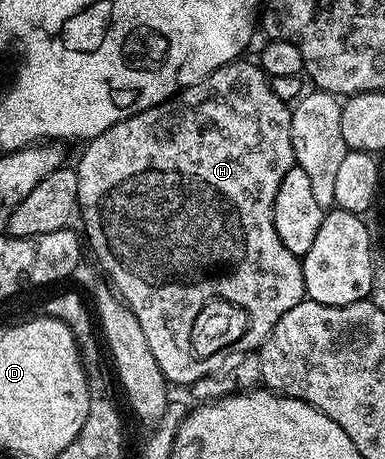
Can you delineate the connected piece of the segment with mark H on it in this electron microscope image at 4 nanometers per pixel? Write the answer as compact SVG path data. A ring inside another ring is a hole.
M239 58L233 64L225 64L222 68L216 69L211 76L206 76L198 84L182 89L177 96L159 104L157 108L149 108L129 116L127 120L116 122L83 147L86 149L83 150L78 164L76 163L78 212L80 220L82 216L83 226L86 227L85 243L89 251L90 248L94 251L103 273L110 269L110 260L114 260L114 256L118 256L118 260L122 260L126 268L134 268L134 264L150 268L154 260L162 260L162 264L167 264L166 256L170 256L170 267L182 264L182 260L186 260L186 264L198 264L198 272L194 272L193 279L201 277L210 280L214 288L222 288L222 298L227 305L245 310L254 324L257 320L262 320L262 324L271 324L273 328L276 322L280 322L280 318L284 318L284 314L288 314L288 310L292 310L292 306L307 299L301 259L297 255L294 257L293 250L278 237L278 228L274 225L274 204L279 203L279 182L284 178L284 174L288 174L290 169L295 167L295 162L290 129L292 108L270 89L269 83L271 84L271 81L257 63L249 64L246 58Z

